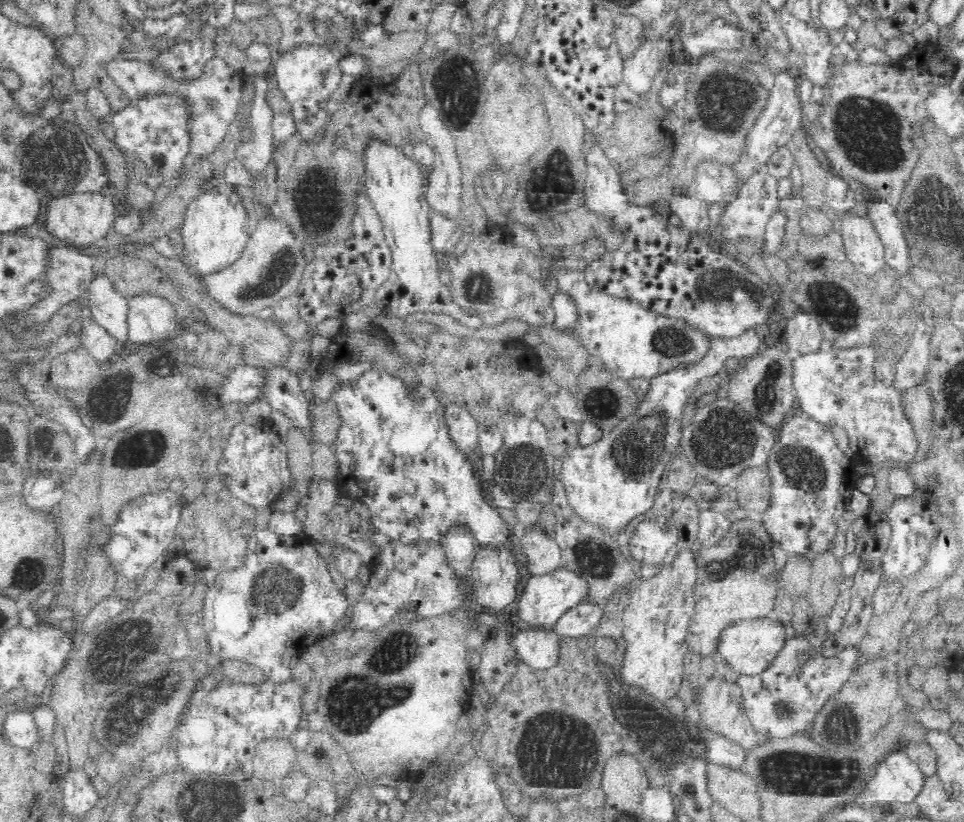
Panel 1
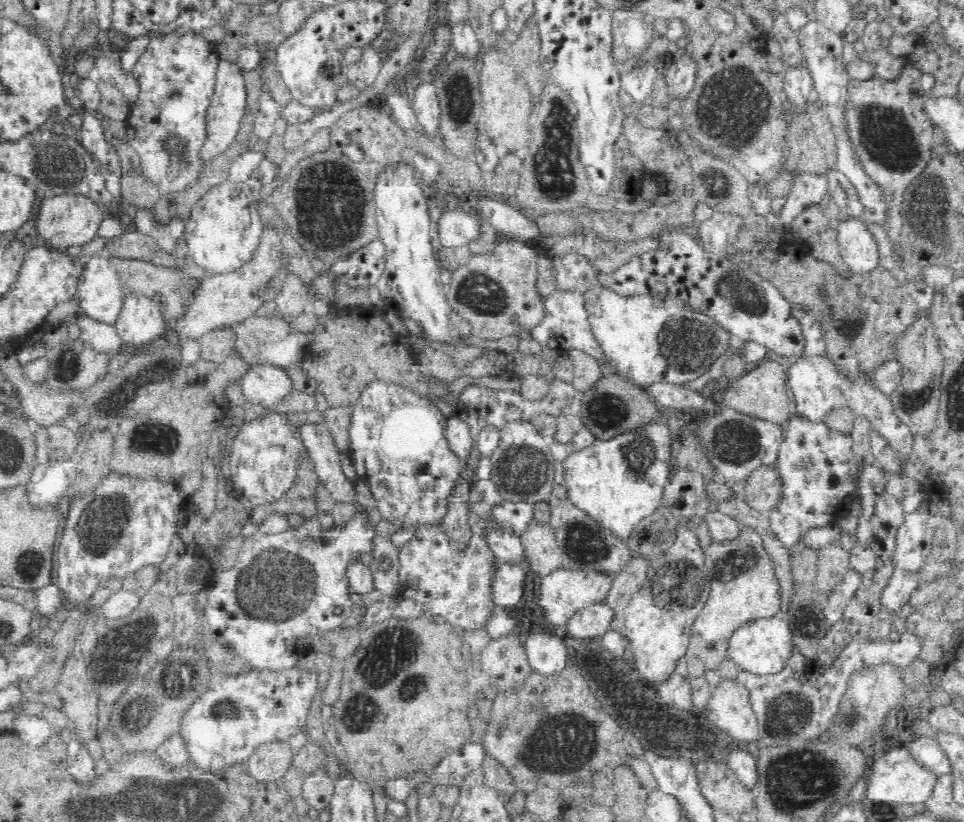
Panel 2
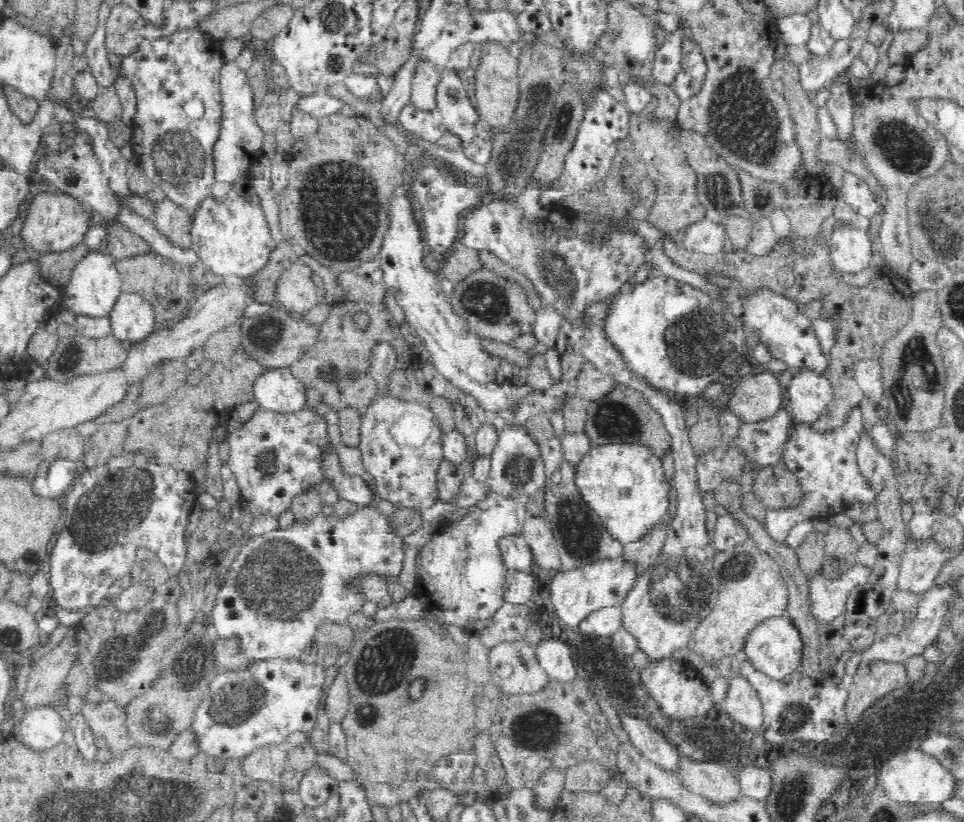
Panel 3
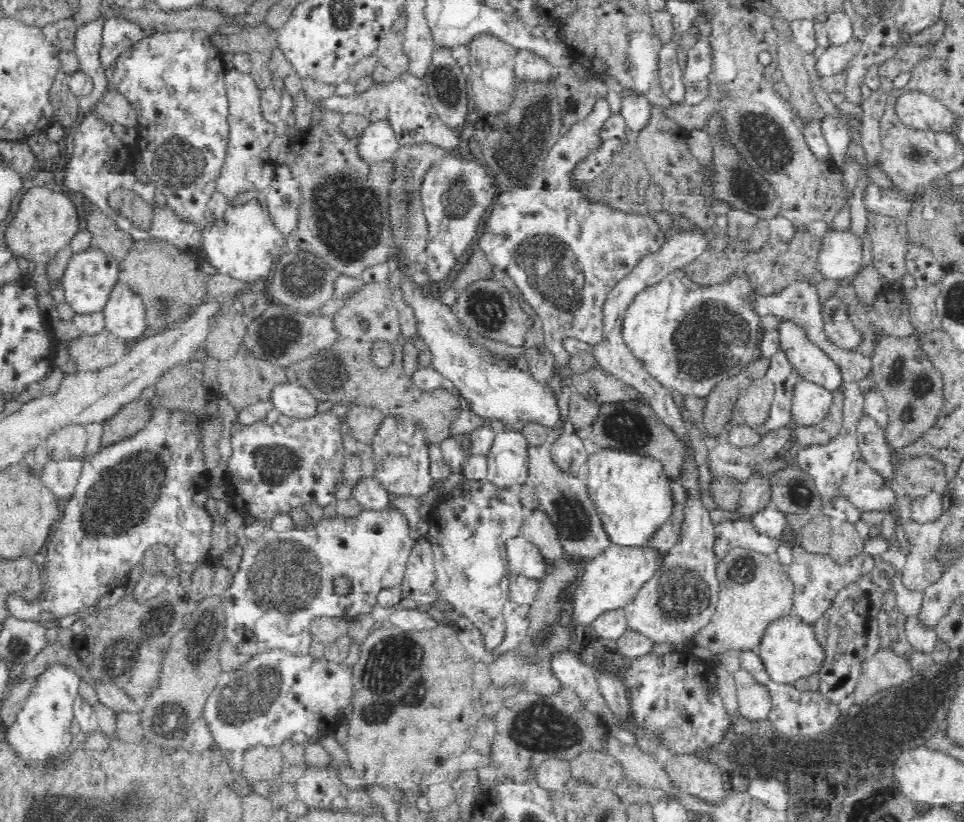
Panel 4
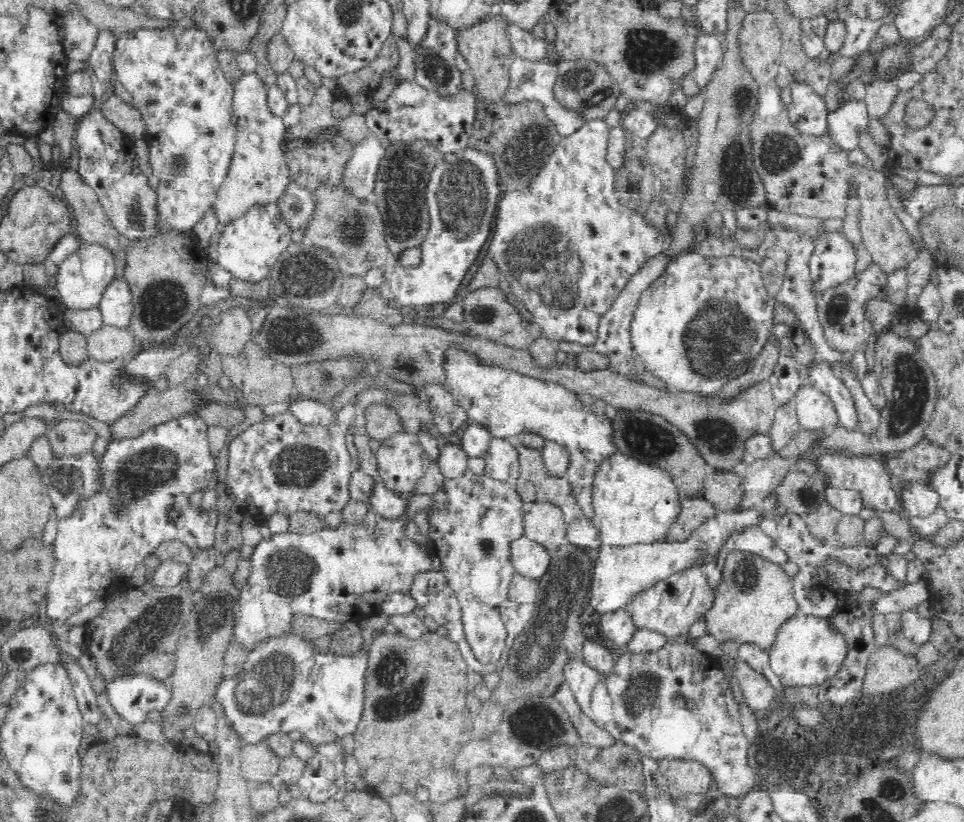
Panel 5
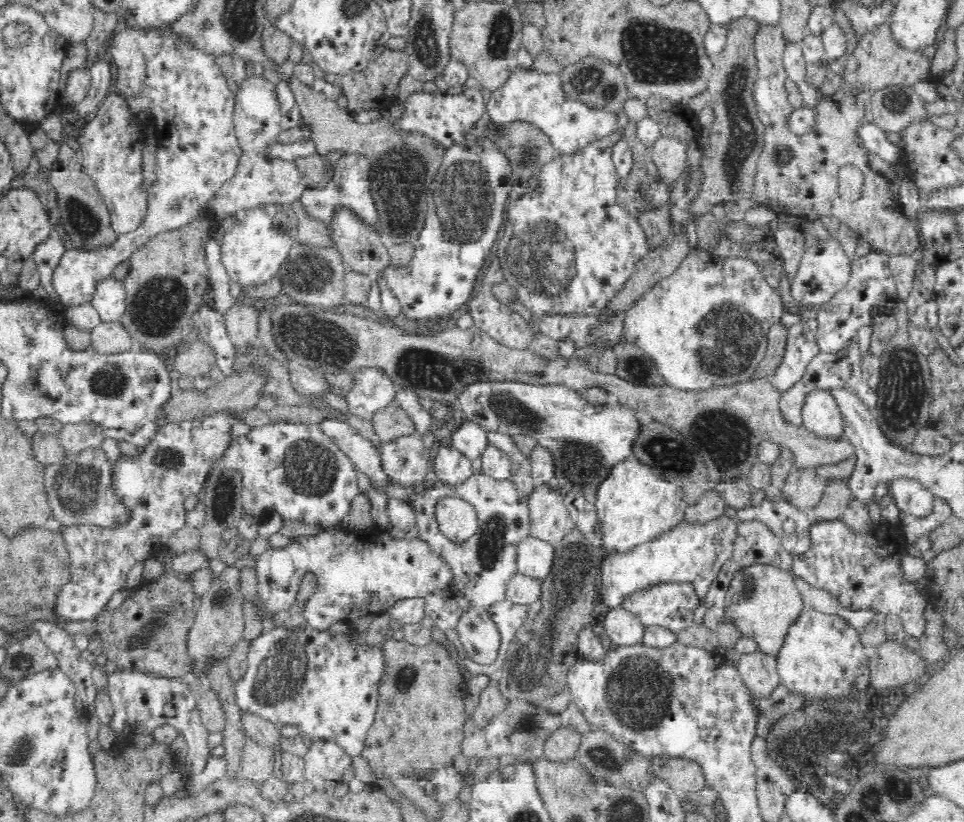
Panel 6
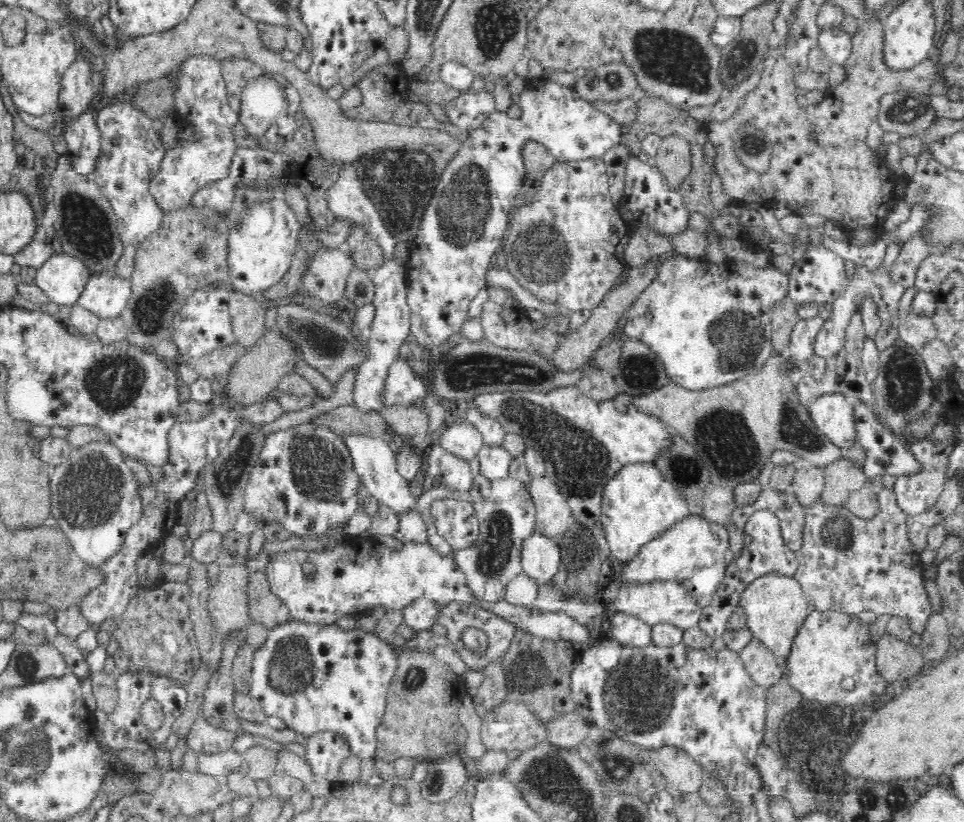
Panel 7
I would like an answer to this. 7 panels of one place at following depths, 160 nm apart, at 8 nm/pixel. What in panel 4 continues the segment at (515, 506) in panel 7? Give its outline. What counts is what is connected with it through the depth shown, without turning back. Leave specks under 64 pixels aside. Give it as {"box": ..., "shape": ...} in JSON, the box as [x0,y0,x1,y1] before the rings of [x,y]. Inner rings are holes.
{"box":[428,476,525,652],"shape":[[[462,476],[450,498],[432,507],[428,520],[438,598],[450,604],[454,613],[463,613],[480,630],[484,648],[490,652],[502,640],[502,610],[509,600],[507,582],[511,573],[505,542],[522,535],[525,521],[517,492],[502,490],[487,478],[472,480]]]}

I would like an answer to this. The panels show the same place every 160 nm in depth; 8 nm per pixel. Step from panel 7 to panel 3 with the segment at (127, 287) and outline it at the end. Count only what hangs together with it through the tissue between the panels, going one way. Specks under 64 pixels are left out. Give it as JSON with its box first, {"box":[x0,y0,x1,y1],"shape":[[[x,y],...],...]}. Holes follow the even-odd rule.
{"box":[108,293,158,341],"shape":[[[121,293],[108,317],[118,341],[143,341],[158,328],[152,304],[138,293]]]}

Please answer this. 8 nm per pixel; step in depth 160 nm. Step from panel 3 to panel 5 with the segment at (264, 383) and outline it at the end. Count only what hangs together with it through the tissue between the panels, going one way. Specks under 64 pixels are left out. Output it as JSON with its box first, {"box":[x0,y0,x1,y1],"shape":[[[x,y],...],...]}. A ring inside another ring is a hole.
{"box":[287,393,335,425],"shape":[[[293,393],[292,400],[290,402],[288,400],[287,410],[306,425],[327,425],[334,420],[335,416],[330,405],[302,394],[297,398]]]}

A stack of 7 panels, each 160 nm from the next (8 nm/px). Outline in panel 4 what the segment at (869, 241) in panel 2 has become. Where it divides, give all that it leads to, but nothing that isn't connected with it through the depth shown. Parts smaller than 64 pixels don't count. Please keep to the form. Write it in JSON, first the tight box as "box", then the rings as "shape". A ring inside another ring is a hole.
{"box":[817,229,862,280],"shape":[[[848,229],[840,232],[827,233],[821,239],[821,249],[817,259],[817,268],[822,272],[824,278],[834,280],[847,280],[858,272],[862,264],[862,239],[854,231]],[[828,240],[834,240],[836,244],[830,244]]]}

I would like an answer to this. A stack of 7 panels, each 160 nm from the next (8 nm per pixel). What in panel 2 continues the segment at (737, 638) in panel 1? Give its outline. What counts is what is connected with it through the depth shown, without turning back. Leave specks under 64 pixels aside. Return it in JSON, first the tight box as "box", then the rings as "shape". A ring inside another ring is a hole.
{"box":[728,618,796,674],"shape":[[[760,618],[754,621],[750,621],[744,626],[736,629],[732,636],[728,639],[728,658],[731,658],[734,663],[738,664],[739,668],[751,674],[764,674],[764,673],[777,673],[787,660],[787,658],[796,651],[790,626],[786,618]]]}

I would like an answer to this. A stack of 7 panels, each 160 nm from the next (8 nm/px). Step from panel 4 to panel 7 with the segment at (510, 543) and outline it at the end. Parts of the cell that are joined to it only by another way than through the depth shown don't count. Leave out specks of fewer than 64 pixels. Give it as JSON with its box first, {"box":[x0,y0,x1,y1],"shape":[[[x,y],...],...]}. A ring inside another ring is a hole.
{"box":[522,532,560,586],"shape":[[[535,532],[522,542],[522,574],[532,578],[539,586],[550,583],[558,572],[560,560],[560,548],[554,539]]]}

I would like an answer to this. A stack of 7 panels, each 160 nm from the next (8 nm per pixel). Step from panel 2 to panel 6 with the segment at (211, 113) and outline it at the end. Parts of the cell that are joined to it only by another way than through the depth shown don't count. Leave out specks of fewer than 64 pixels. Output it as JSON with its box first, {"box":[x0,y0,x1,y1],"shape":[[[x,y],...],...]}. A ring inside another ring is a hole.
{"box":[207,76,307,223],"shape":[[[250,76],[240,84],[235,93],[233,124],[242,154],[234,176],[222,183],[214,199],[207,205],[218,223],[224,218],[243,215],[250,209],[262,205],[292,206],[299,200],[301,192],[307,188],[294,162],[280,159],[275,163],[266,156],[268,146],[276,143],[276,138],[281,132],[281,117],[280,107],[276,101],[275,83],[260,76]]]}

